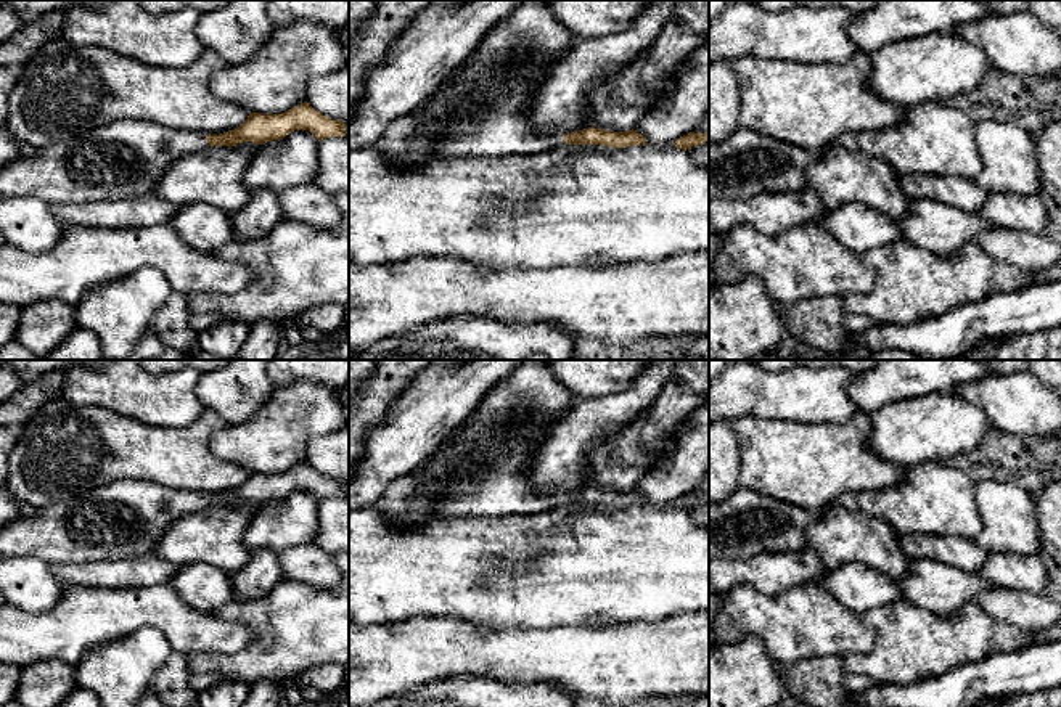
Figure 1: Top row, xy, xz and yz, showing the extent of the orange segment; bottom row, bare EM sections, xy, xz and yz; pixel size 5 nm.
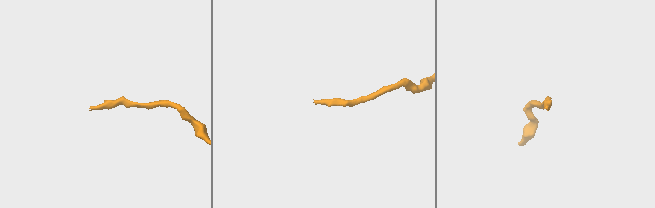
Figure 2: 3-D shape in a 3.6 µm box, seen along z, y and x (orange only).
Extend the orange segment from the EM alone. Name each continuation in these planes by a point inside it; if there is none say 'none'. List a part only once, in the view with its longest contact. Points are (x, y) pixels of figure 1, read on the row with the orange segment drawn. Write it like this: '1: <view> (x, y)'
1: xy (122, 159)

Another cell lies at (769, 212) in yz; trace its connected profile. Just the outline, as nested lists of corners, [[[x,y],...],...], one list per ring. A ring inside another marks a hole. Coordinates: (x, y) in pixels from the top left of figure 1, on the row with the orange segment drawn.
[[[815,190],[760,193],[748,199],[709,199],[709,233],[727,235],[735,225],[751,225],[776,236],[796,225],[818,222],[828,207]]]

